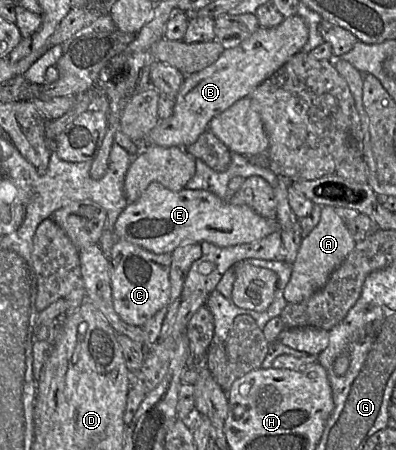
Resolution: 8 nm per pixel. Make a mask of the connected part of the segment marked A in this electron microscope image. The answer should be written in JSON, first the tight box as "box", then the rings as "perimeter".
{"box":[284,206,356,303],"perimeter":[[[322,206],[319,223],[302,239],[297,257],[292,264],[291,277],[284,289],[287,303],[302,302],[321,289],[331,273],[354,249],[356,243],[347,224],[340,219],[334,207]]]}

